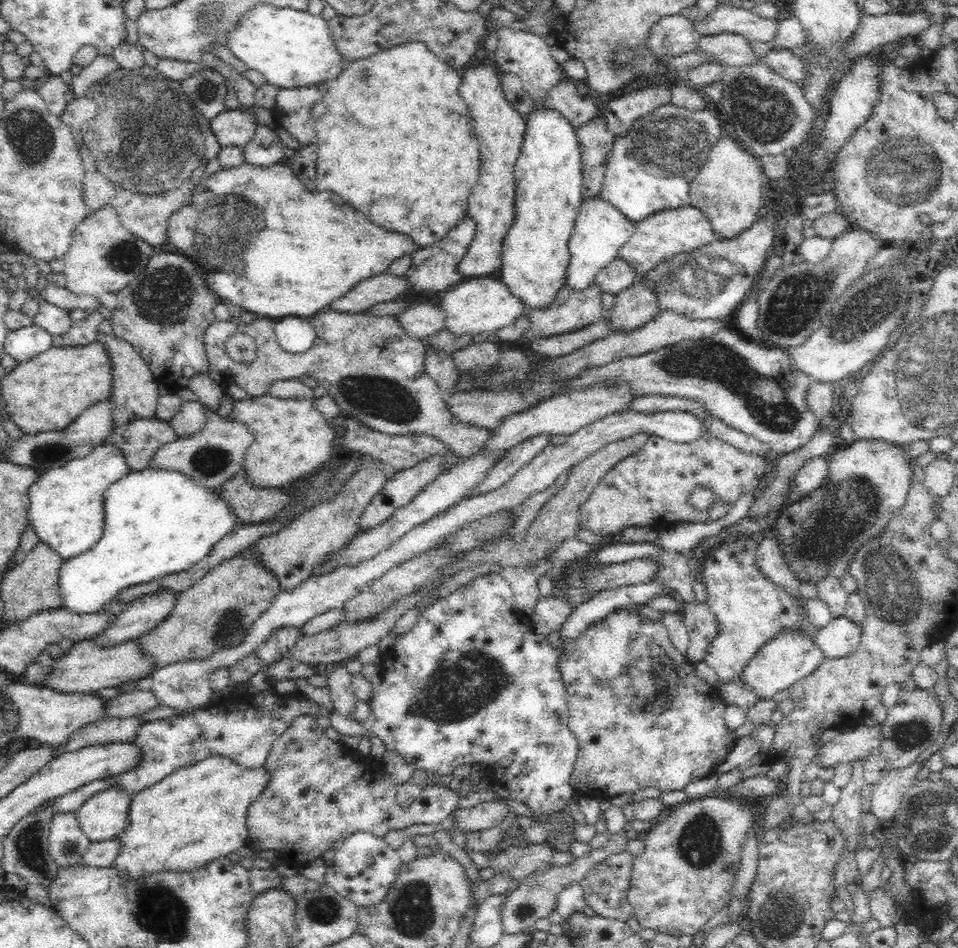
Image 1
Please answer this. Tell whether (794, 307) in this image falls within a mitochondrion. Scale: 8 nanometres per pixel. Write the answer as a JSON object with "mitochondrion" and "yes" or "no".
{"mitochondrion":"yes"}

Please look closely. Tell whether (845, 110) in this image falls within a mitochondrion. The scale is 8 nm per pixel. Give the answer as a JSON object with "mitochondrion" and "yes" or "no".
{"mitochondrion":"no"}

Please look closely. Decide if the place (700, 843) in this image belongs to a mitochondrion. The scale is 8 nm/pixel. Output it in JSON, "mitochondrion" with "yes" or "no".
{"mitochondrion":"yes"}

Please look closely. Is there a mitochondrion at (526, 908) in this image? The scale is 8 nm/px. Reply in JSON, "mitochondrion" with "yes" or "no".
{"mitochondrion":"yes"}

